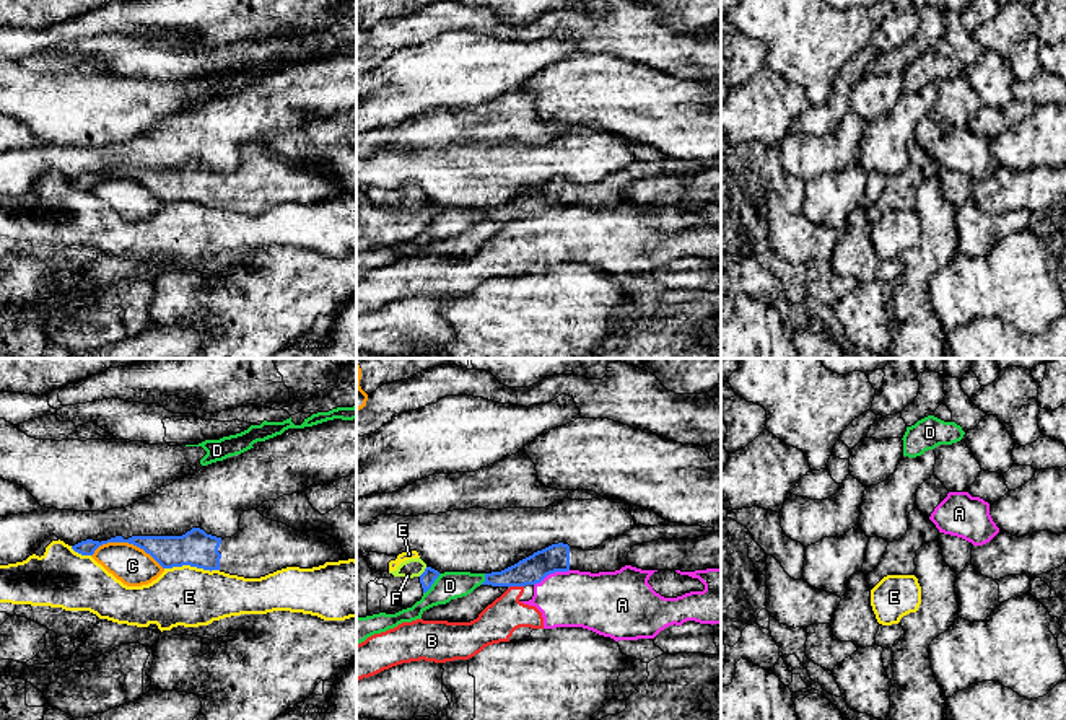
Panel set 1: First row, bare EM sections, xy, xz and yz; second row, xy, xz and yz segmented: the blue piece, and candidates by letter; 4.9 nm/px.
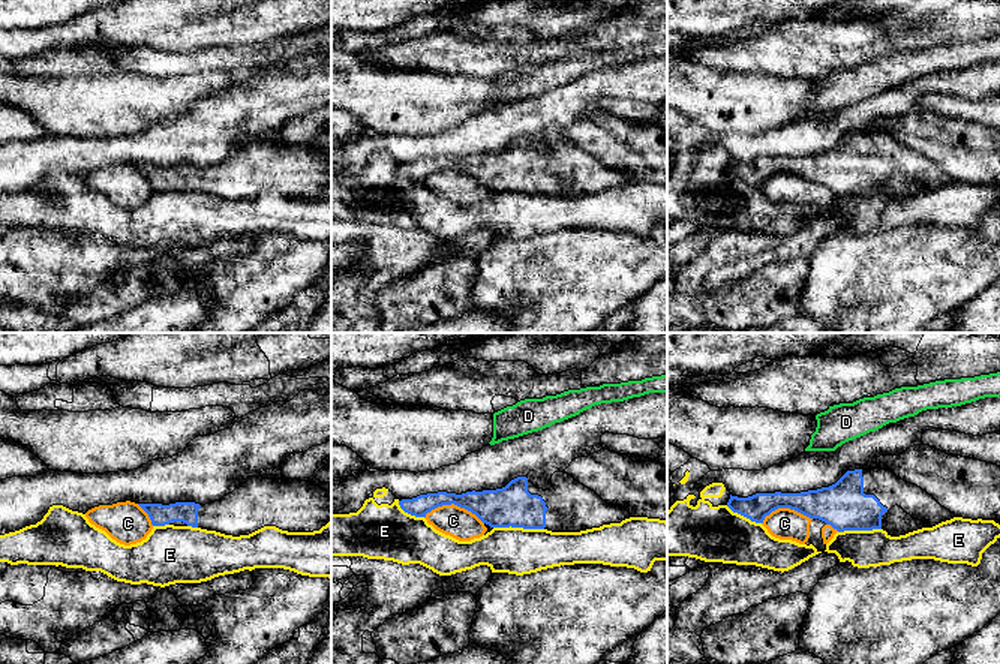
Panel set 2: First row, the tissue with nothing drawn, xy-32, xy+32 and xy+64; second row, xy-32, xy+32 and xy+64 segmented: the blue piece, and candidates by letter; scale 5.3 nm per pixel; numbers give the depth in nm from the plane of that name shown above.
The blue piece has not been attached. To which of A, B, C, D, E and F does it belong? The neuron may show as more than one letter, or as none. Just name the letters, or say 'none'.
none

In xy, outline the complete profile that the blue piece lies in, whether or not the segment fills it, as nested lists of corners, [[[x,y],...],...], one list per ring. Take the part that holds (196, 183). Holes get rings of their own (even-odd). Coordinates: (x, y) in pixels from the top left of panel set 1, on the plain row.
[[[247,145],[239,153],[239,166],[216,173],[200,163],[182,171],[122,171],[107,176],[81,176],[72,184],[93,191],[107,178],[129,178],[150,189],[163,204],[190,200],[220,205],[244,213],[260,213],[286,202],[312,204],[325,197],[348,195],[340,178],[321,166],[296,166],[283,158]]]

